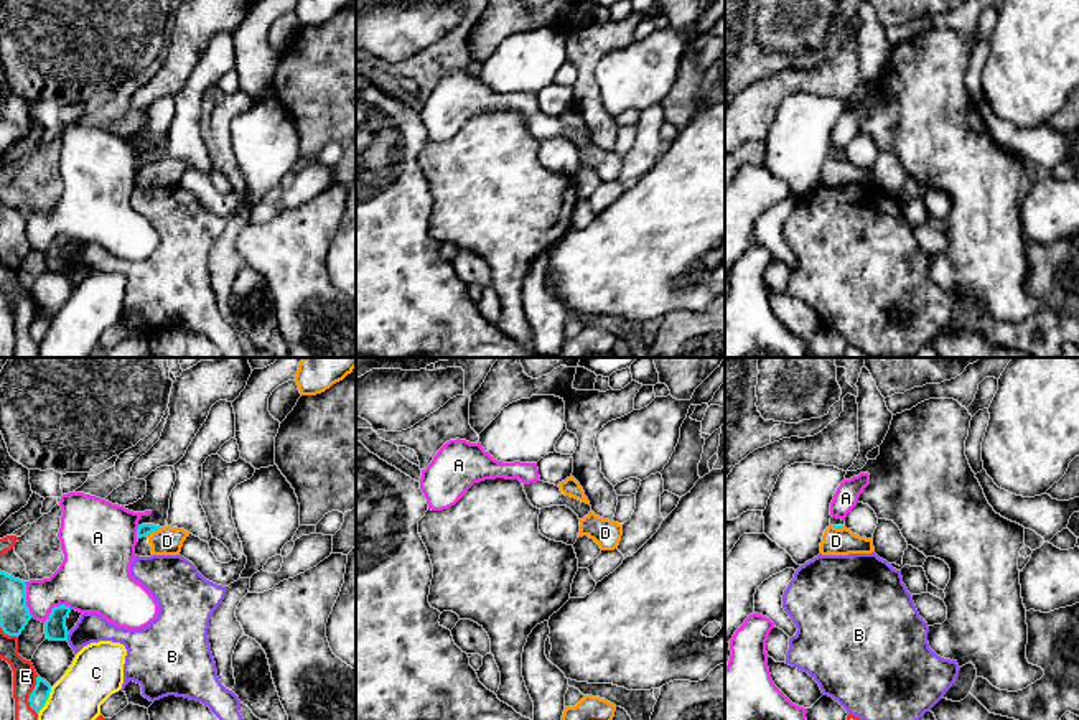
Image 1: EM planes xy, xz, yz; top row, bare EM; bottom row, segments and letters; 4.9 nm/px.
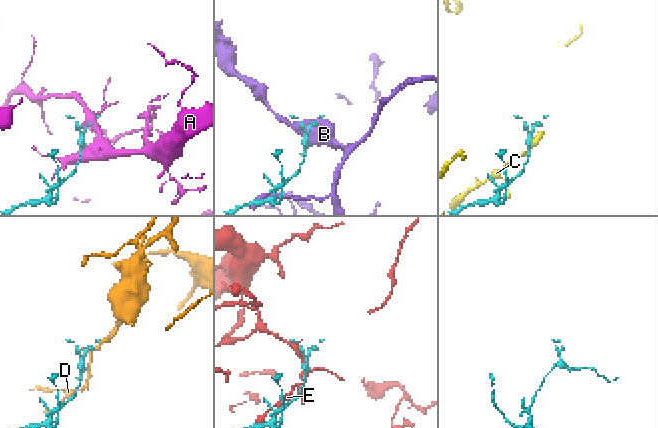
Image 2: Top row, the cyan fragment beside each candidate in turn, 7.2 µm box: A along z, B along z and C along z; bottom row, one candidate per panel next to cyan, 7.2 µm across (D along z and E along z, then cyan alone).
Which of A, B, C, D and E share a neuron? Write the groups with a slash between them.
A / B / C / D / E

